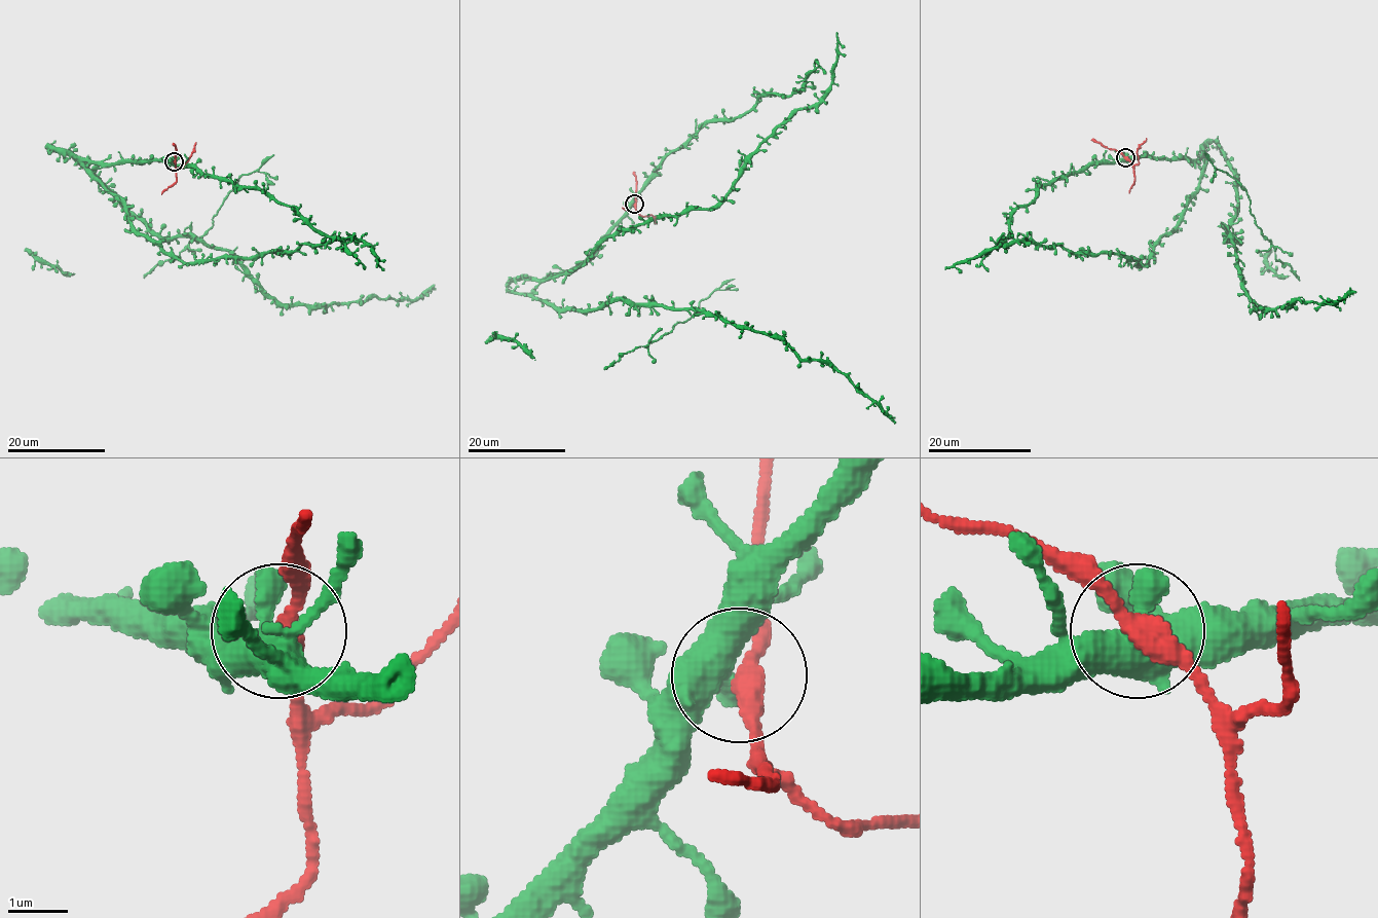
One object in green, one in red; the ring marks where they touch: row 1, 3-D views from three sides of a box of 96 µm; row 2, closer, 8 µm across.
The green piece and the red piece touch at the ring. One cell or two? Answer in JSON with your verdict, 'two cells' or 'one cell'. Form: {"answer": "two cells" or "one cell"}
{"answer": "two cells"}

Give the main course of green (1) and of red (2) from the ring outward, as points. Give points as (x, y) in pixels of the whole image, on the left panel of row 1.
1: (174, 161), (90, 162), (47, 146), (71, 152), (162, 236), (225, 248), (282, 303), (418, 299), (436, 289)
2: (174, 161), (176, 167), (181, 167), (195, 143)

